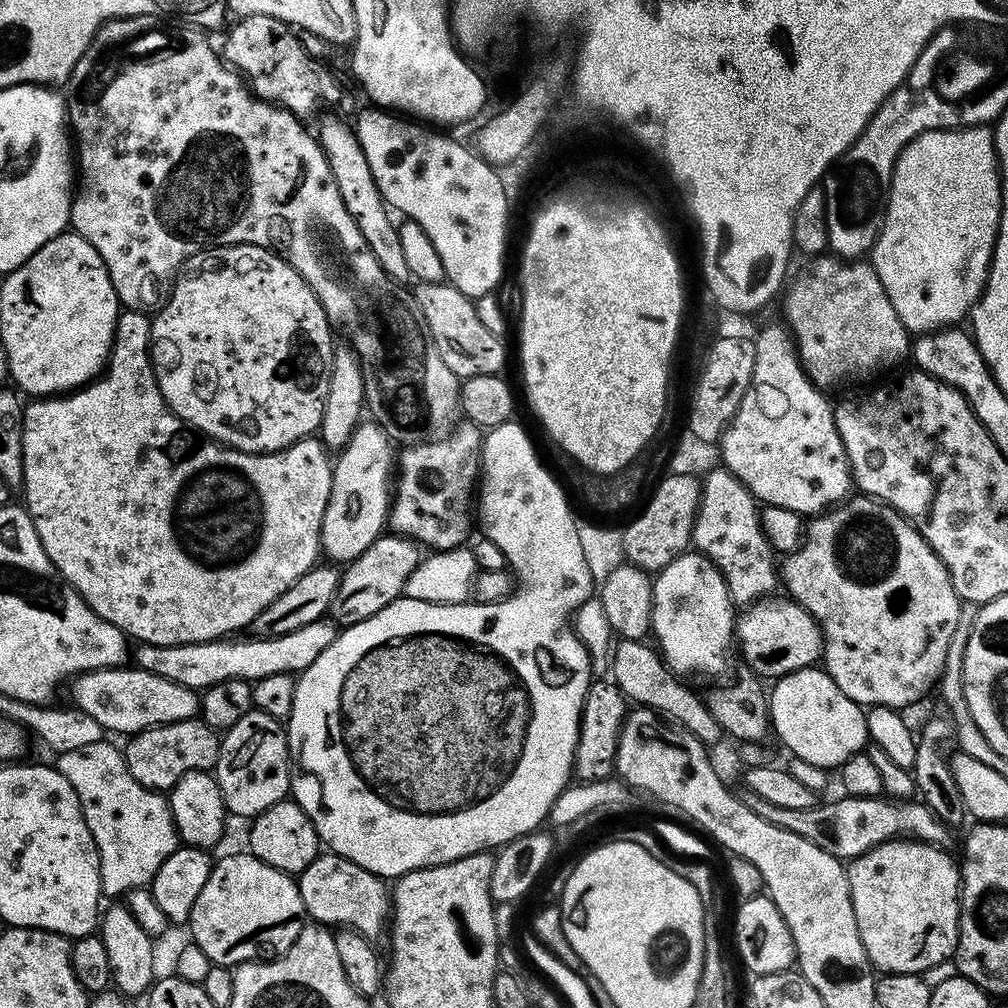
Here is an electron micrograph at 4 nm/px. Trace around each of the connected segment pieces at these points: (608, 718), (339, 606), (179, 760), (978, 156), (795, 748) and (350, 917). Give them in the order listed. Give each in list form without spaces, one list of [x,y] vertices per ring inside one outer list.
[[[596,678],[588,685],[588,693],[580,715],[580,733],[576,743],[576,753],[572,763],[572,770],[577,781],[589,784],[609,779],[615,773],[620,731],[624,725],[624,717],[629,711],[629,700],[611,679]]]
[[[381,534],[357,560],[343,569],[330,609],[331,619],[337,625],[347,626],[378,614],[378,610],[404,596],[406,578],[414,574],[421,561],[422,548],[415,540],[409,540],[407,536]]]
[[[203,719],[186,722],[170,722],[166,726],[154,726],[144,732],[137,732],[128,745],[123,745],[124,761],[138,782],[147,788],[155,788],[164,794],[171,790],[184,774],[191,771],[211,773],[220,757],[222,736],[215,728],[205,724]]]
[[[988,126],[979,128],[947,128],[924,132],[914,138],[902,150],[896,160],[896,169],[892,175],[892,190],[888,198],[888,209],[884,211],[884,225],[870,253],[870,263],[874,271],[880,273],[882,290],[890,298],[890,306],[898,314],[909,333],[934,332],[938,328],[947,328],[961,323],[960,319],[971,313],[976,301],[984,293],[984,284],[988,281],[988,267],[992,265],[992,251],[996,245],[996,235],[1000,225],[1000,166],[996,159],[996,138],[993,129]]]
[[[823,667],[794,670],[779,677],[770,688],[772,732],[797,760],[805,760],[825,770],[839,769],[851,756],[865,751],[868,739],[868,718],[865,709],[856,704],[830,678]]]
[[[325,851],[323,854],[314,858],[306,870],[298,873],[298,883],[302,902],[304,903],[305,913],[315,923],[325,926],[333,926],[340,930],[351,930],[360,932],[361,935],[369,938],[376,938],[380,931],[385,931],[386,925],[390,920],[390,888],[381,877],[375,876],[370,870],[350,862],[346,858],[336,855],[335,852]]]

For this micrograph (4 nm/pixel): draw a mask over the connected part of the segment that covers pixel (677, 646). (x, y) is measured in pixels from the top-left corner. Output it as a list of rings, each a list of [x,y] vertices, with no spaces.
[[[689,550],[655,573],[651,635],[664,663],[681,678],[720,676],[727,670],[727,652],[734,648],[734,605],[722,574],[707,556]]]

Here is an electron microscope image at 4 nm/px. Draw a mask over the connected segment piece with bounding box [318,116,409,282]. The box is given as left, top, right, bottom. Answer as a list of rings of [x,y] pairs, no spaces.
[[[328,116],[318,131],[320,147],[324,149],[324,157],[328,159],[330,170],[334,174],[334,182],[338,182],[338,194],[342,194],[342,202],[346,202],[346,210],[358,222],[358,230],[362,230],[362,236],[366,238],[366,244],[370,250],[374,250],[374,258],[390,274],[390,278],[397,282],[409,279],[406,257],[402,251],[402,238],[399,227],[388,215],[390,209],[384,202],[384,196],[374,180],[374,174],[370,172],[370,162],[366,160],[366,154],[360,145],[360,139],[355,131],[348,128],[342,121],[334,116]]]

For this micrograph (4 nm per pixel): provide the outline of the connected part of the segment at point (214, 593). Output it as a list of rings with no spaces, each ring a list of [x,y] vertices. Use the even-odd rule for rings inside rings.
[[[121,311],[116,319],[116,337],[112,339],[112,352],[108,355],[104,371],[83,388],[58,396],[36,398],[25,407],[22,426],[23,503],[34,522],[34,530],[38,530],[42,550],[46,550],[50,562],[54,562],[60,577],[76,589],[98,618],[118,626],[125,636],[141,644],[206,644],[210,640],[239,633],[236,632],[239,628],[247,629],[262,610],[317,566],[322,556],[320,531],[326,502],[330,498],[333,461],[328,449],[316,438],[300,440],[280,452],[243,452],[227,444],[218,444],[211,438],[201,438],[168,409],[156,381],[156,372],[152,369],[151,347],[152,321],[149,313]]]

